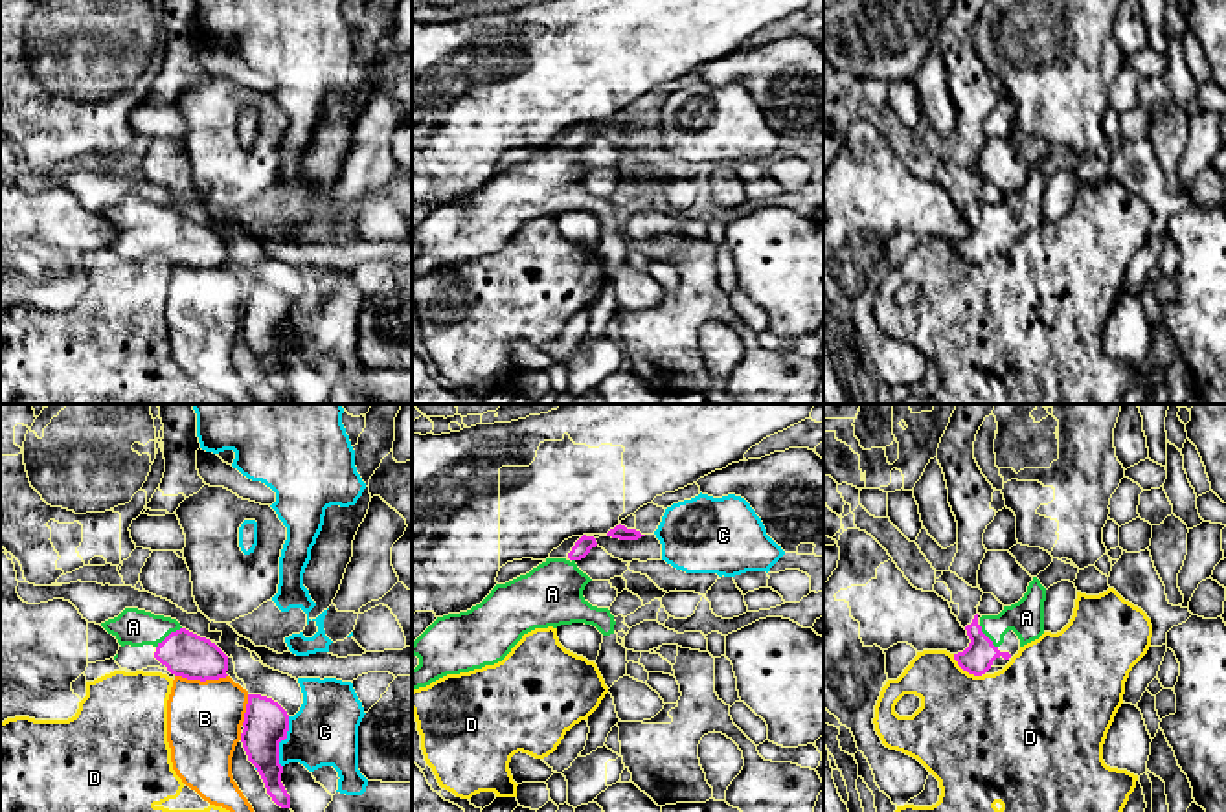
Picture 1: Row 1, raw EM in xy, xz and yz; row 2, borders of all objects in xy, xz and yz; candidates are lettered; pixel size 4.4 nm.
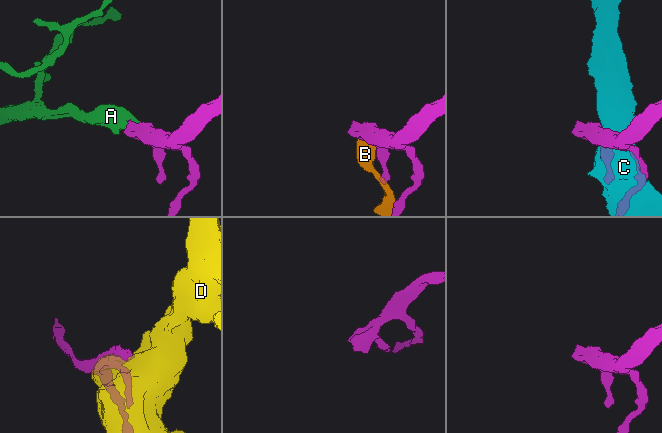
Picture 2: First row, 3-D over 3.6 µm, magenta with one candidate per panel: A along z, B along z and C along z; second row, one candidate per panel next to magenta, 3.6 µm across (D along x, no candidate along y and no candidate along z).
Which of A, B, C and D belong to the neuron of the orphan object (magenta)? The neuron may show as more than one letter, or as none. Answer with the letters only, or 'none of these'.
A

